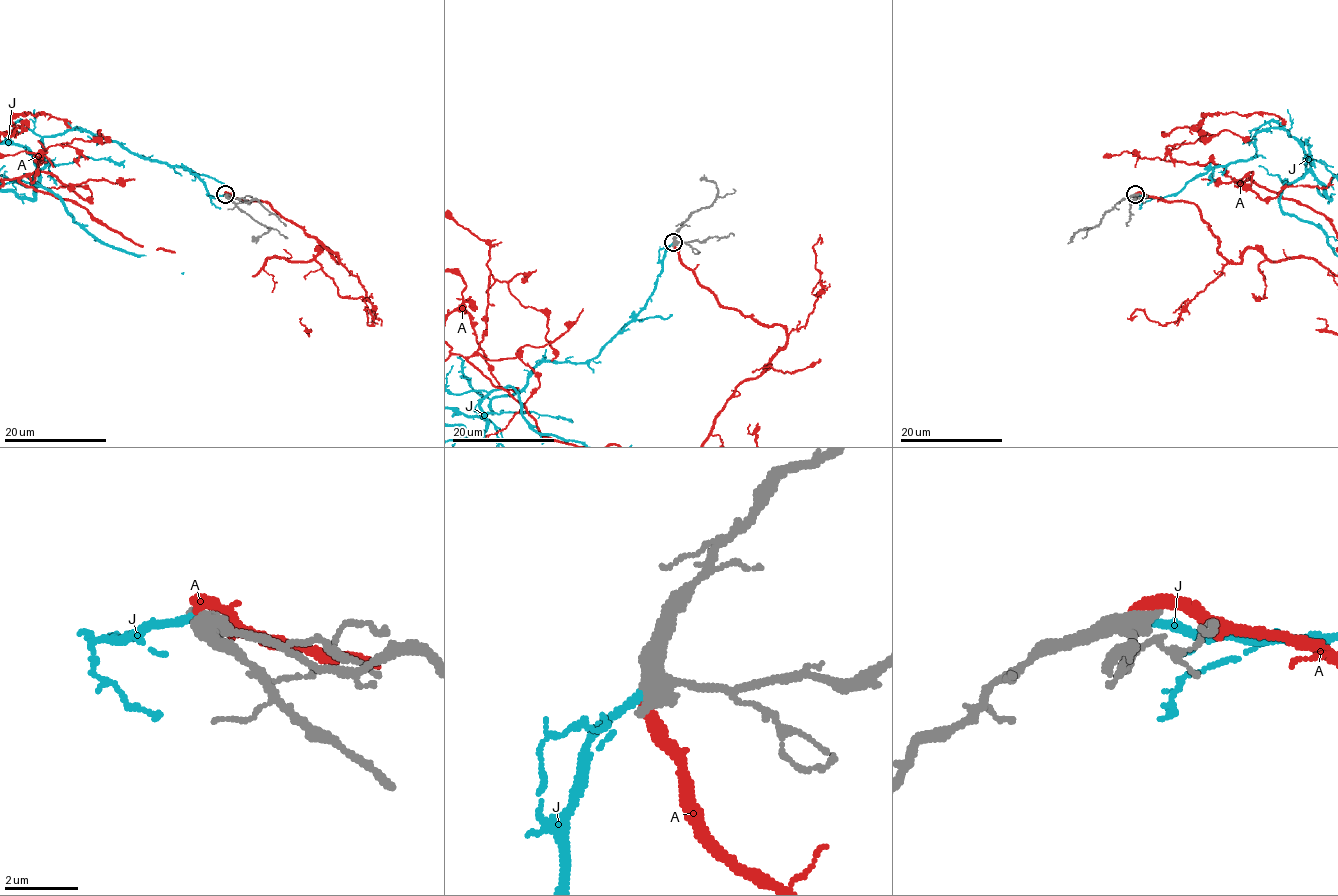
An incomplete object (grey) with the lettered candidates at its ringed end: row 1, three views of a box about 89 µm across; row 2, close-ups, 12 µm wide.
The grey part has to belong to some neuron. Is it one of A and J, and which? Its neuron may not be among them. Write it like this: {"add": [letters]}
{"add": ["J"]}

